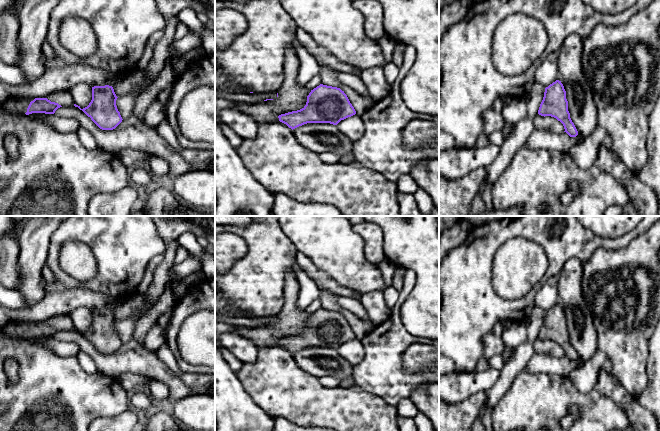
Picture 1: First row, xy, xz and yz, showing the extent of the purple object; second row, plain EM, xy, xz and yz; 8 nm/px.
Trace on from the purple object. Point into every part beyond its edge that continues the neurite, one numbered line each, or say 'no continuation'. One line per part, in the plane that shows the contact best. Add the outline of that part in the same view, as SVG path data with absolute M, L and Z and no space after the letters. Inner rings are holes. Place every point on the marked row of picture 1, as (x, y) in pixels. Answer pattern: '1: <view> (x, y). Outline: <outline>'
1: xy (63, 97). Outline: M68 90L54 91L42 98L47 98L51 102L58 103L61 106L74 106L74 100Z

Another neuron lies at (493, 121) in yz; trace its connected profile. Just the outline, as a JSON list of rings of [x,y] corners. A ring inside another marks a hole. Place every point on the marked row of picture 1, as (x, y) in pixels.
[[[493,109],[486,110],[483,113],[482,133],[490,135],[495,131],[500,131],[506,123],[500,112],[494,111]]]

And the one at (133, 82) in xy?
[[[137,69],[128,73],[126,77],[118,81],[114,86],[114,92],[117,97],[129,93],[137,93],[148,82],[148,76],[143,69]]]

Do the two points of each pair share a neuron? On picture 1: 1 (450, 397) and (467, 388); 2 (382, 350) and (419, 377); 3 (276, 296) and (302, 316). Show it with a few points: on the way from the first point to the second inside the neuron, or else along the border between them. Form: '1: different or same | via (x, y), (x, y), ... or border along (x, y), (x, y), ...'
1: same | via (454, 393), (459, 388), (463, 388)
2: same | via (387, 360), (404, 377), (409, 377)
3: different | border along (284, 278), (283, 307), (277, 316)

